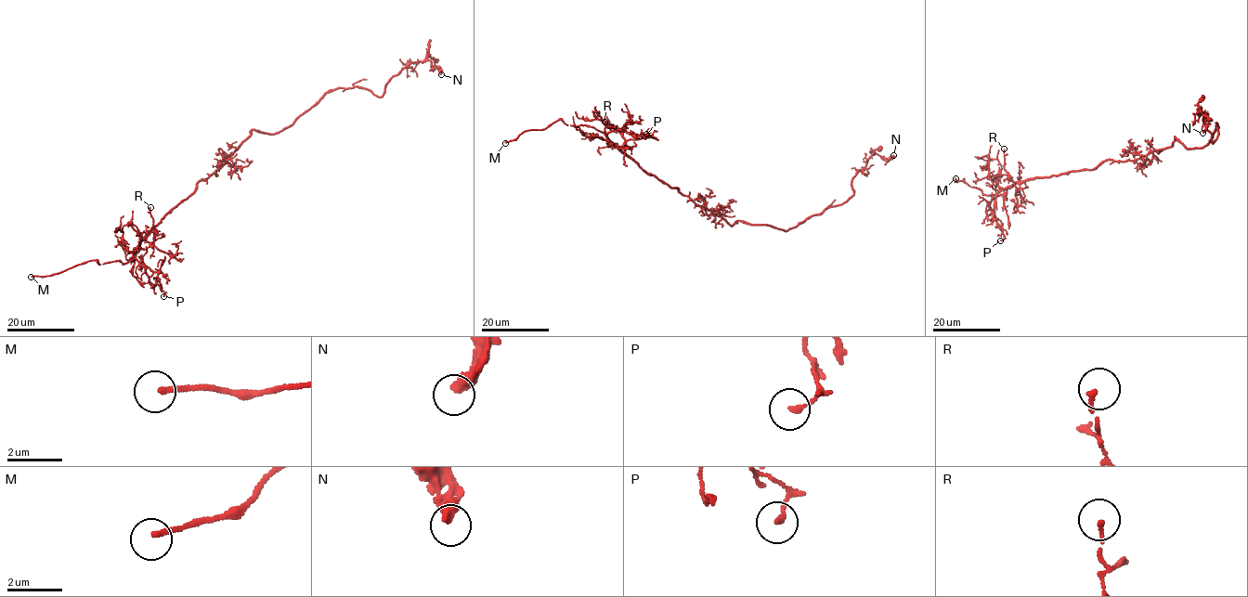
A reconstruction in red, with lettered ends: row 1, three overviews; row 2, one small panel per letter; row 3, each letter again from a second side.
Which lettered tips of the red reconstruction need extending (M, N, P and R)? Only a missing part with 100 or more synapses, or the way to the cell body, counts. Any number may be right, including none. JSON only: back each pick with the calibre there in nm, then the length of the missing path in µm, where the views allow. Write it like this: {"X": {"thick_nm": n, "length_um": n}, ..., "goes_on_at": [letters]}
{"M": {"thick_nm": 200, "length_um": 10}, "goes_on_at": ["M"]}

